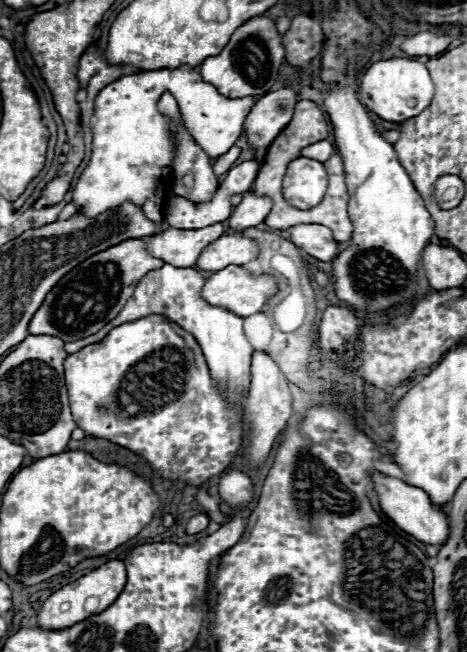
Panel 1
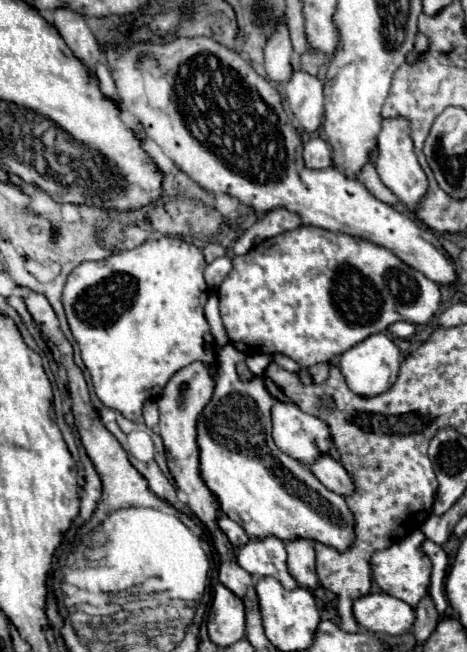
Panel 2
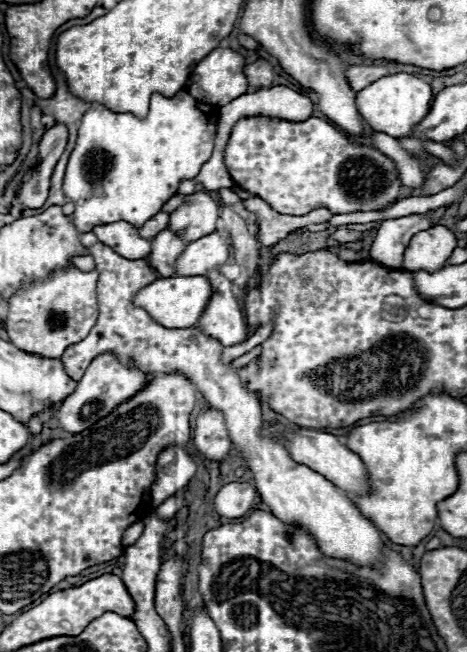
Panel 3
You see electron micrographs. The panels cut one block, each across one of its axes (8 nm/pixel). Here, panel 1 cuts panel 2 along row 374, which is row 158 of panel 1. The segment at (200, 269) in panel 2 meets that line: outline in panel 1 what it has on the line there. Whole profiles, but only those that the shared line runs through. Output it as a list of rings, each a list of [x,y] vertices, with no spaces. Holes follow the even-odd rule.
[[[190,66],[146,70],[108,84],[96,96],[92,158],[72,194],[78,212],[94,218],[130,200],[142,206],[150,220],[162,220],[162,208],[172,186],[174,158],[174,124],[158,112],[158,100],[164,92],[170,92],[176,98],[186,130],[210,158],[228,152],[228,148],[236,144],[244,130],[244,120],[256,102],[252,96],[222,96],[212,84],[202,80],[198,68]]]

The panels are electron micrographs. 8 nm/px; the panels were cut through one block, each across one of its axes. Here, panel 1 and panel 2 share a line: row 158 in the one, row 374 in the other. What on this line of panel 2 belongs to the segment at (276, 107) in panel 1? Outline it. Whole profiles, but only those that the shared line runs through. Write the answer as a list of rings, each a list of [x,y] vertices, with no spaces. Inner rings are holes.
[[[254,354],[252,358],[246,358],[246,364],[254,376],[262,376],[270,362],[272,362],[270,354]]]

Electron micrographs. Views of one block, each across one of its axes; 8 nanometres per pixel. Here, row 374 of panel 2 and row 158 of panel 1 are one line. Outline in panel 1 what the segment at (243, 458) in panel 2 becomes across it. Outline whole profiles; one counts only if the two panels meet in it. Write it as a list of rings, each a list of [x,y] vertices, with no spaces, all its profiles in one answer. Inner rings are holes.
[[[232,146],[226,154],[222,154],[222,156],[218,156],[216,160],[214,160],[214,164],[216,164],[216,174],[218,176],[222,176],[222,174],[226,174],[232,166],[234,166],[234,162],[238,160],[238,156],[240,156],[240,148],[238,146]]]

